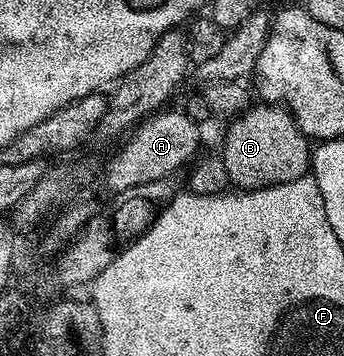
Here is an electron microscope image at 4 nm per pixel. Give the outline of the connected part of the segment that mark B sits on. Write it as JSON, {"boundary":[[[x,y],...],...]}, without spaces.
{"boundary":[[[265,101],[259,104],[259,107],[255,105],[246,107],[241,114],[229,120],[230,128],[226,131],[226,144],[220,148],[224,169],[228,169],[231,184],[244,191],[255,191],[258,187],[271,187],[288,181],[296,181],[311,170],[312,143],[298,128],[298,122],[294,120],[293,115],[281,105],[271,105]]]}

